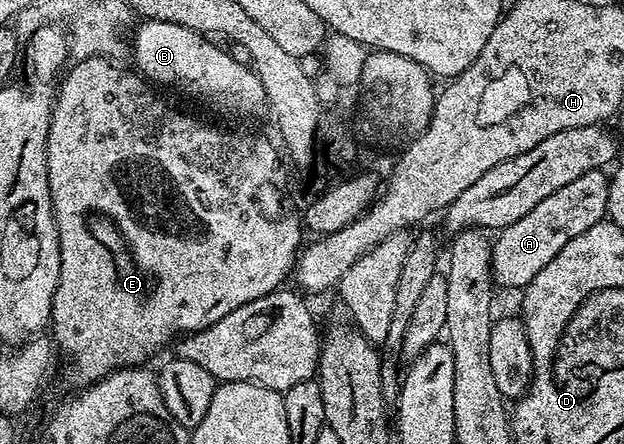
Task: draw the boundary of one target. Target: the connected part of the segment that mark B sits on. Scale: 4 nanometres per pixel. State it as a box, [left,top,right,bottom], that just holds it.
[133,19,267,117]

